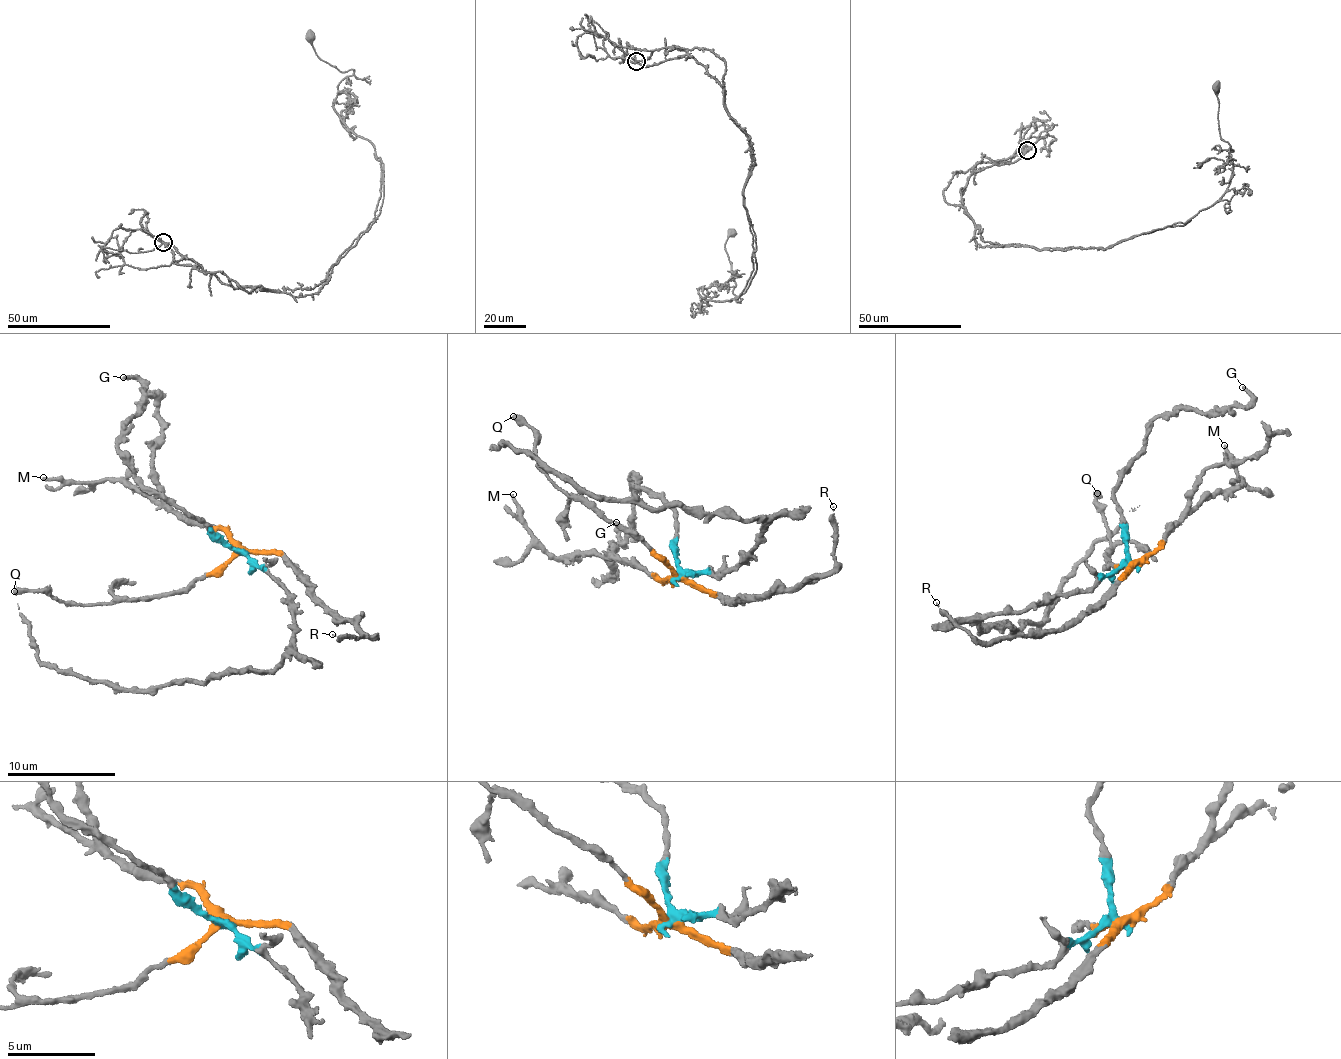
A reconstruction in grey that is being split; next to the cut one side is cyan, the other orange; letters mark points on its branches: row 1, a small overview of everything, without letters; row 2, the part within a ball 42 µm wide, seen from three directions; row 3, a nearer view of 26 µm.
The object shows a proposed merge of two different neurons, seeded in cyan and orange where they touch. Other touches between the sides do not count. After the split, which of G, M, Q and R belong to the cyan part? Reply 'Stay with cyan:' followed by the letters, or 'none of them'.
Stay with cyan: G

